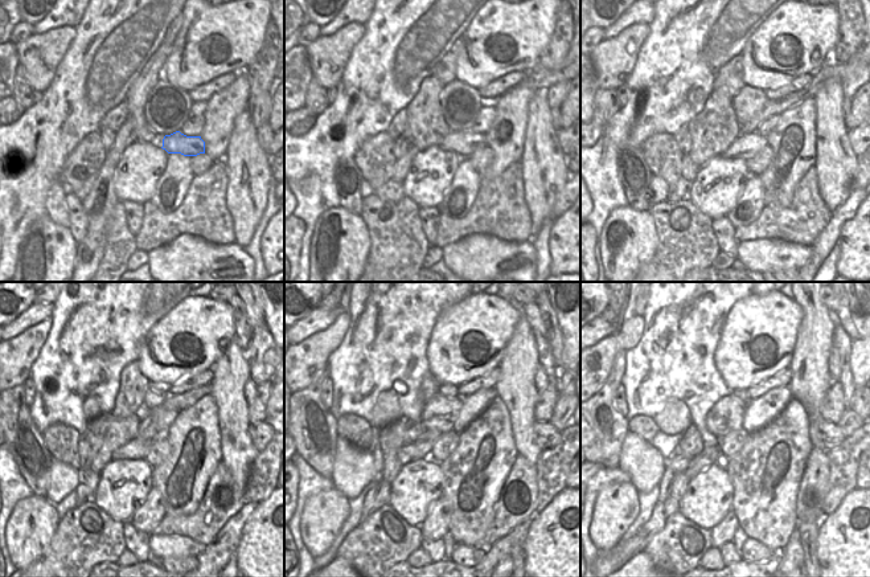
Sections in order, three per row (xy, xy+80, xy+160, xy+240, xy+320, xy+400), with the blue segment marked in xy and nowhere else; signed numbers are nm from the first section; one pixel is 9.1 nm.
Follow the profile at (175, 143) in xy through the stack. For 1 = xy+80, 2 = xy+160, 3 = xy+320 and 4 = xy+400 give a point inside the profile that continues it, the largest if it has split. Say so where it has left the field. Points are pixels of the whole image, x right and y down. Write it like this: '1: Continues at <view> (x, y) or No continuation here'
1: Continues at xy+80 (463, 143)
2: Continues at xy+160 (750, 142)
3: Continues at xy+320 (422, 446)
4: Continues at xy+400 (678, 463).

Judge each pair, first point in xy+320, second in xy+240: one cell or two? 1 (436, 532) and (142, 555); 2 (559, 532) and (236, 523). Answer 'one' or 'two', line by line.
1: two
2: two

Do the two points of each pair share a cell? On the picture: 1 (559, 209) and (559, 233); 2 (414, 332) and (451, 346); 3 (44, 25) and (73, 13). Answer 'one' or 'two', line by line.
1: two
2: two
3: one

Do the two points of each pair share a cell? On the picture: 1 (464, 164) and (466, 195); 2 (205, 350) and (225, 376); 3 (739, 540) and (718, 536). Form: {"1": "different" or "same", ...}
{"1": "same", "2": "different", "3": "different"}

